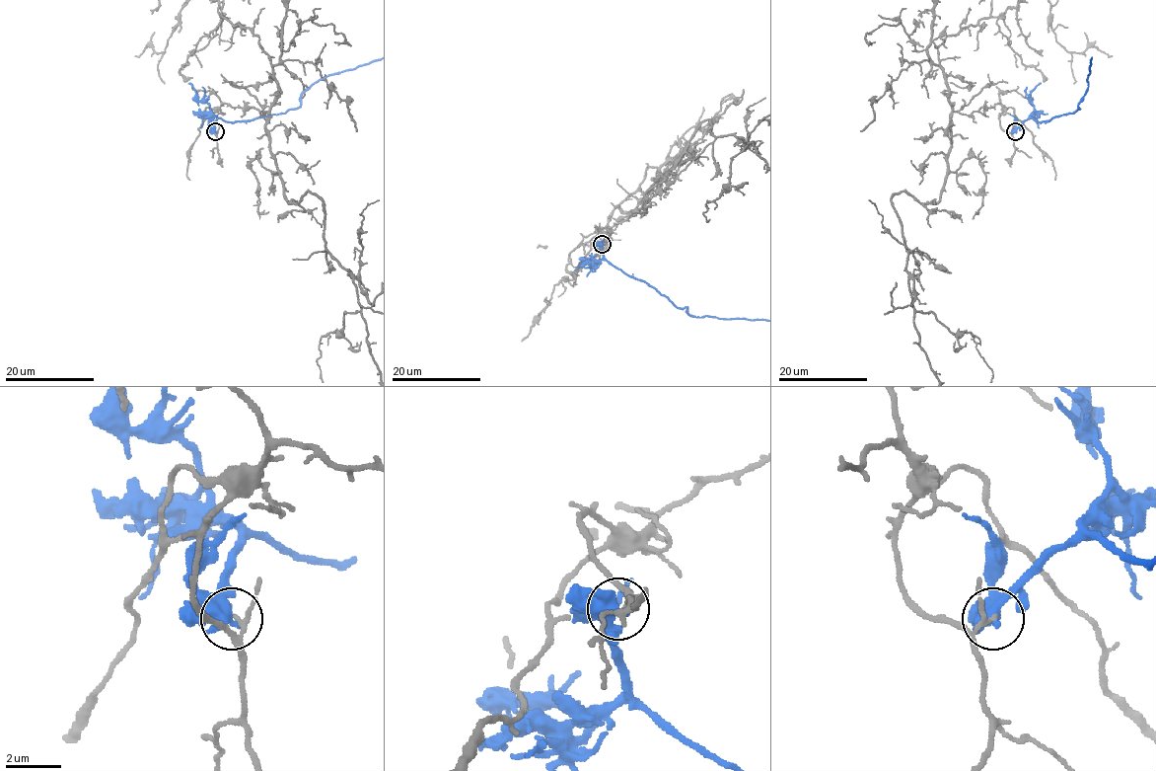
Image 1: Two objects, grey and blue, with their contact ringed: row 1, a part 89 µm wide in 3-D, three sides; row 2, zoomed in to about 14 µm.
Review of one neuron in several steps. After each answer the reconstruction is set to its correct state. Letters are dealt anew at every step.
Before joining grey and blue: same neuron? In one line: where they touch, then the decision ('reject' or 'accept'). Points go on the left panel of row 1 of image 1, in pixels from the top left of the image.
at (215, 131); reject

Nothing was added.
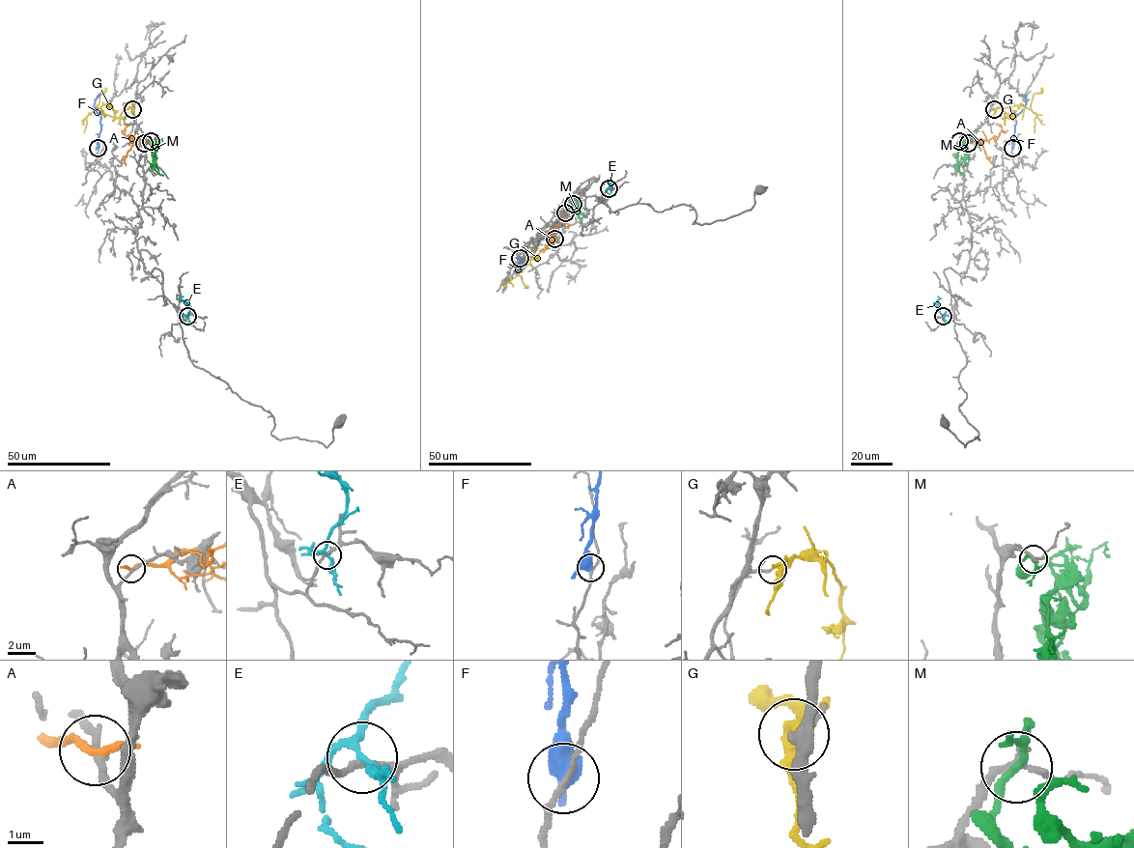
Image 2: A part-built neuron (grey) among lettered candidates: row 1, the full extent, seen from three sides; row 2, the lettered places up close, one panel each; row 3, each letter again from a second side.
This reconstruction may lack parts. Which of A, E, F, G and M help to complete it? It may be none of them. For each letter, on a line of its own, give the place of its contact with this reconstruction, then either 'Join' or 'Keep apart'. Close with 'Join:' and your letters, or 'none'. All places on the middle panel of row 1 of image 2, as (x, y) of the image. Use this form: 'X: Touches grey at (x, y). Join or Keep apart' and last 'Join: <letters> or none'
A: Touches grey at (565, 212). Keep apart
E: Touches grey at (609, 188). Keep apart
F: Touches grey at (520, 258). Keep apart
G: Touches grey at (554, 239). Join
M: Touches grey at (573, 204). Keep apart
Join: G

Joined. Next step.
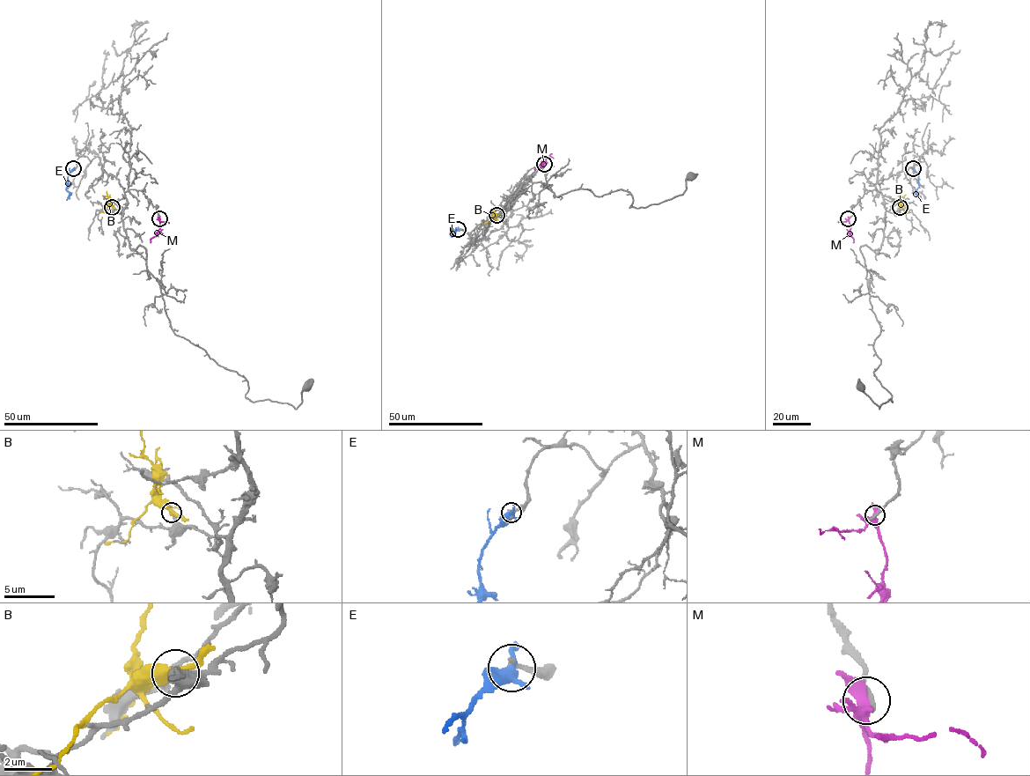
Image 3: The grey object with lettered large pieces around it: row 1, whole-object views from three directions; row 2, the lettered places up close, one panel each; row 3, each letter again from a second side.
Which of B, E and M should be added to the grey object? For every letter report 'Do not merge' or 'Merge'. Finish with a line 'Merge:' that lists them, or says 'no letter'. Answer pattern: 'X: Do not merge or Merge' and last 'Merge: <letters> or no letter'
B: Do not merge
E: Do not merge
M: Do not merge
Merge: no letter

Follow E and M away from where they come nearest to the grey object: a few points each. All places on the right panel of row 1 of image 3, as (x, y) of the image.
E: (913, 169), (918, 177), (915, 192), (921, 200)
M: (849, 218), (853, 242)

